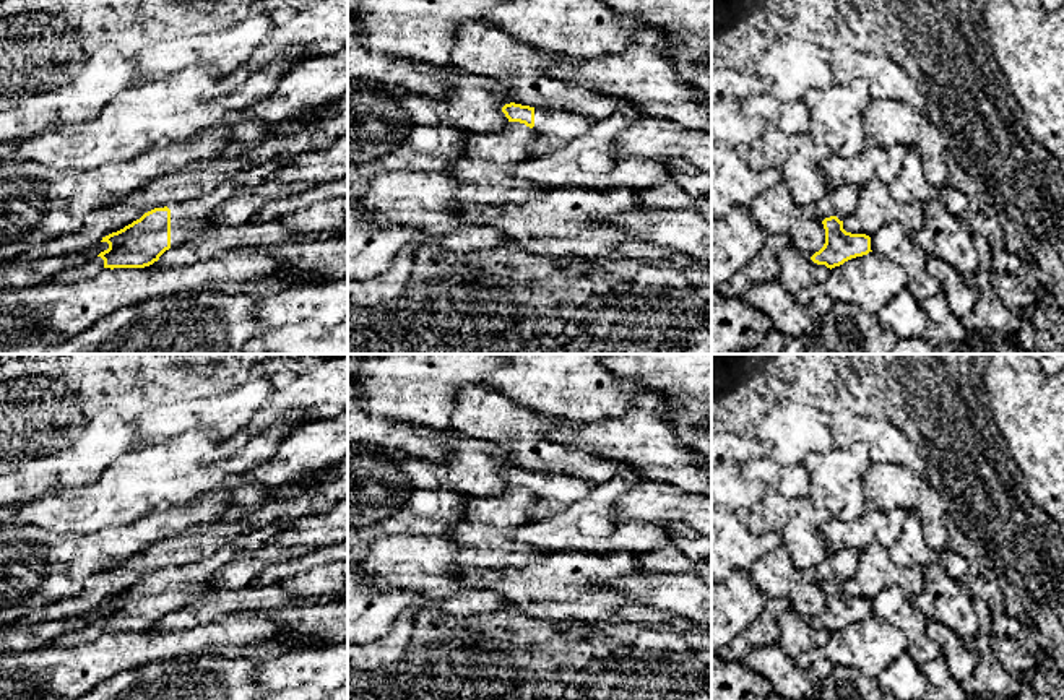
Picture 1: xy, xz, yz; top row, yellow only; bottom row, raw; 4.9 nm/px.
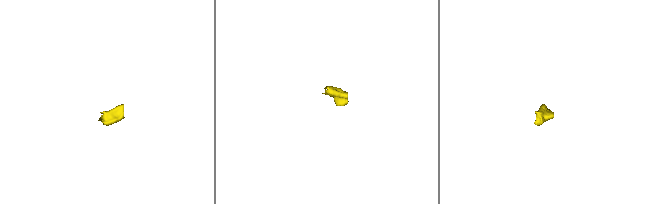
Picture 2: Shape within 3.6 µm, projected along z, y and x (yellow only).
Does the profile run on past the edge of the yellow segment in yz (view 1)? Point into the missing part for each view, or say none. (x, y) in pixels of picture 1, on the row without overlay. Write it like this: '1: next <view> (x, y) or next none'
1: next none

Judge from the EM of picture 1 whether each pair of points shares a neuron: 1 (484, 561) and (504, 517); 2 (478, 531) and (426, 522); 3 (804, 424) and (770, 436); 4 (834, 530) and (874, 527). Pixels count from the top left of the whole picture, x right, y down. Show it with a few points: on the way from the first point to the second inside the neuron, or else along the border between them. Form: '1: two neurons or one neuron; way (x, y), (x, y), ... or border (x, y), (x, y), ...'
1: one neuron; way (484, 549), (486, 538), (496, 528)
2: two neurons; border (470, 497), (465, 517), (454, 528), (441, 535)
3: one neuron; way (796, 431), (778, 431)
4: one neuron; way (843, 530), (865, 530)

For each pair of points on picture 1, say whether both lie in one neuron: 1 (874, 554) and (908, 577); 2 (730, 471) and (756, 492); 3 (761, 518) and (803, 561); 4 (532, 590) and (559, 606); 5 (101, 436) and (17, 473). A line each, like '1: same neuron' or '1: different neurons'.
1: same neuron
2: same neuron
3: same neuron
4: same neuron
5: same neuron

